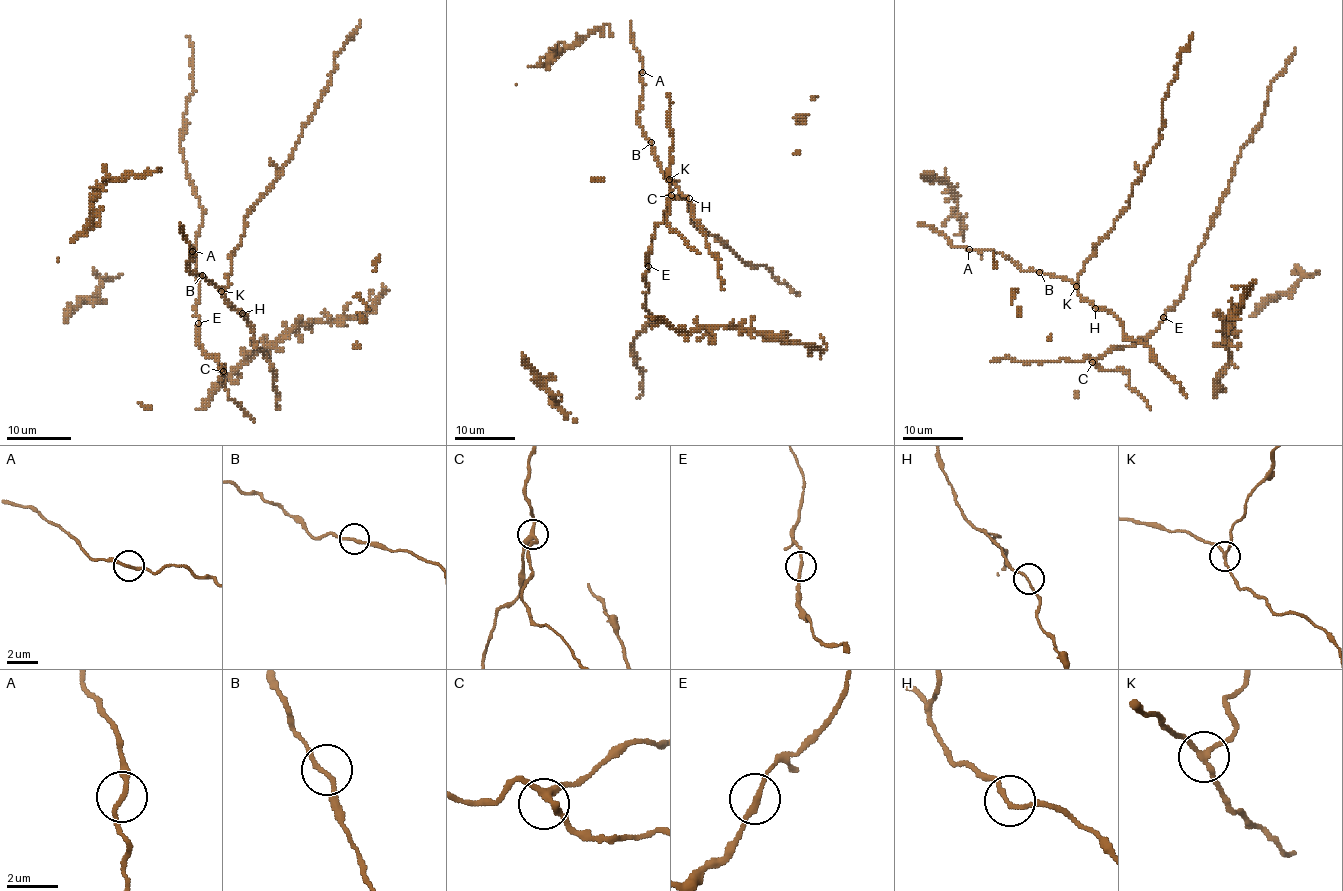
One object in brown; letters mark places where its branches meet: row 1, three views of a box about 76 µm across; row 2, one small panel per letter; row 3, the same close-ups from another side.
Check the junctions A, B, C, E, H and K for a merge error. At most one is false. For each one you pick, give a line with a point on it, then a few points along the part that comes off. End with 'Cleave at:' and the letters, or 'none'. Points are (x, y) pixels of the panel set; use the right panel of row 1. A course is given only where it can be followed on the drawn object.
K: at (1076, 286); foreign part runs (1076, 287), (1085, 261), (1128, 205), (1131, 187), (1158, 144), (1161, 100), (1192, 34)
Cleave at: K

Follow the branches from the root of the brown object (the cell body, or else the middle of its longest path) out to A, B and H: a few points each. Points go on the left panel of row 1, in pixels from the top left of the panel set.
A: (259, 349), (247, 315), (231, 305), (210, 280), (189, 272), (192, 251)
B: (259, 349), (253, 341), (253, 328), (245, 320), (247, 315), (231, 305), (223, 291), (202, 275)
H: (259, 349), (253, 341), (253, 328), (245, 320), (247, 315), (242, 313)

